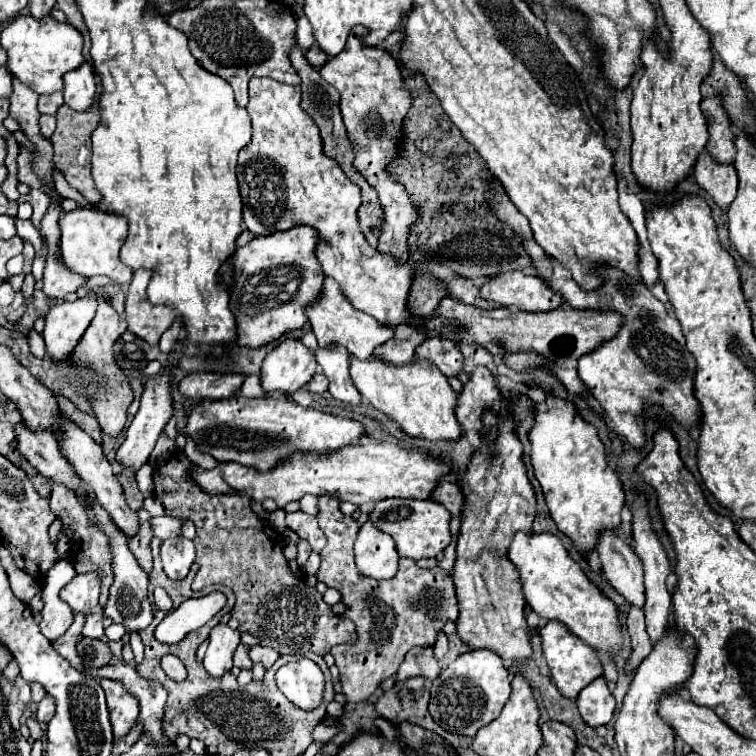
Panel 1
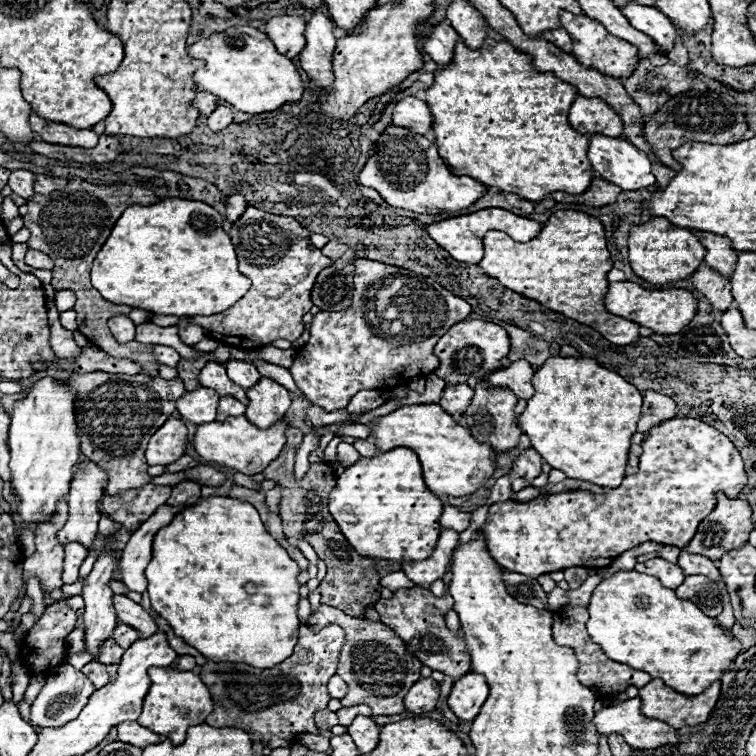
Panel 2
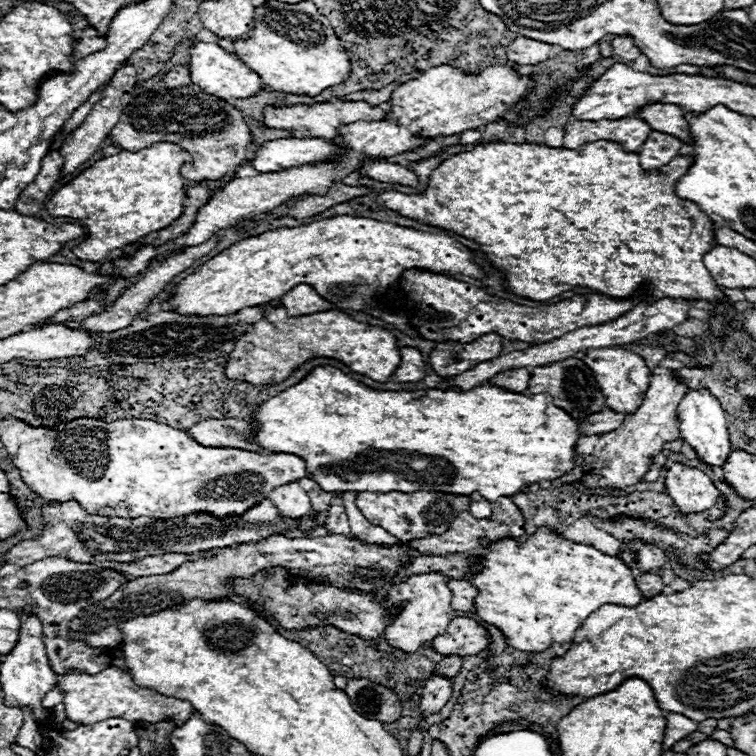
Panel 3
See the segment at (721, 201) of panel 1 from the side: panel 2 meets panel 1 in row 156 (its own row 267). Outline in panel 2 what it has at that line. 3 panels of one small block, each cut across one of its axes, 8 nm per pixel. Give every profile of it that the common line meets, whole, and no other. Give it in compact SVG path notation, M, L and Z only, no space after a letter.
M702 264L694 274L692 274L692 282L694 282L694 288L704 294L708 298L708 302L724 312L730 302L732 302L732 294L730 294L730 280L714 270L710 270L710 266Z

